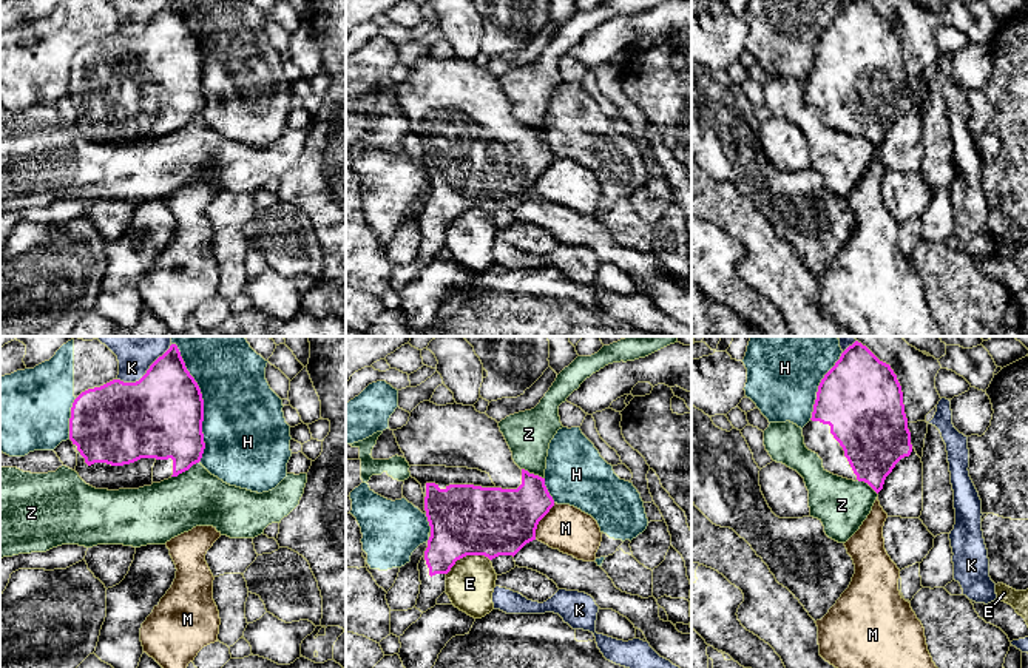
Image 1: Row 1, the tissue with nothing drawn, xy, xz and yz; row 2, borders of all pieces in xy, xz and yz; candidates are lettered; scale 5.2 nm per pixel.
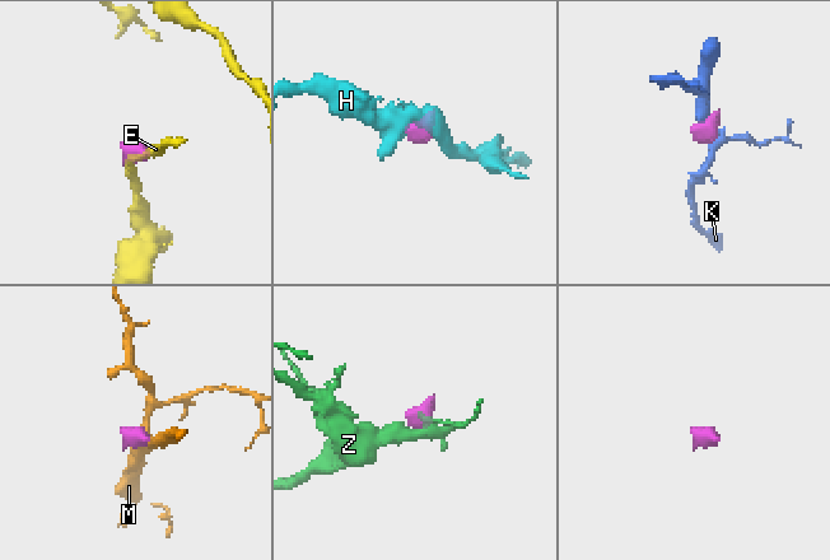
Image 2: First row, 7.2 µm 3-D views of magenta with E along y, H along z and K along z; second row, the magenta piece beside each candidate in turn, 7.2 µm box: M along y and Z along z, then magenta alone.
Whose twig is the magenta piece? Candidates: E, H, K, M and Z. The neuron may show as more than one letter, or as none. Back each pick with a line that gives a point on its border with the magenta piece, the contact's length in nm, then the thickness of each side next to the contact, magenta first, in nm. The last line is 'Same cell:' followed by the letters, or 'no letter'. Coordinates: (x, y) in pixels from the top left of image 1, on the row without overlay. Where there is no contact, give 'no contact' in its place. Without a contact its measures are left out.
Same cell: no letter

